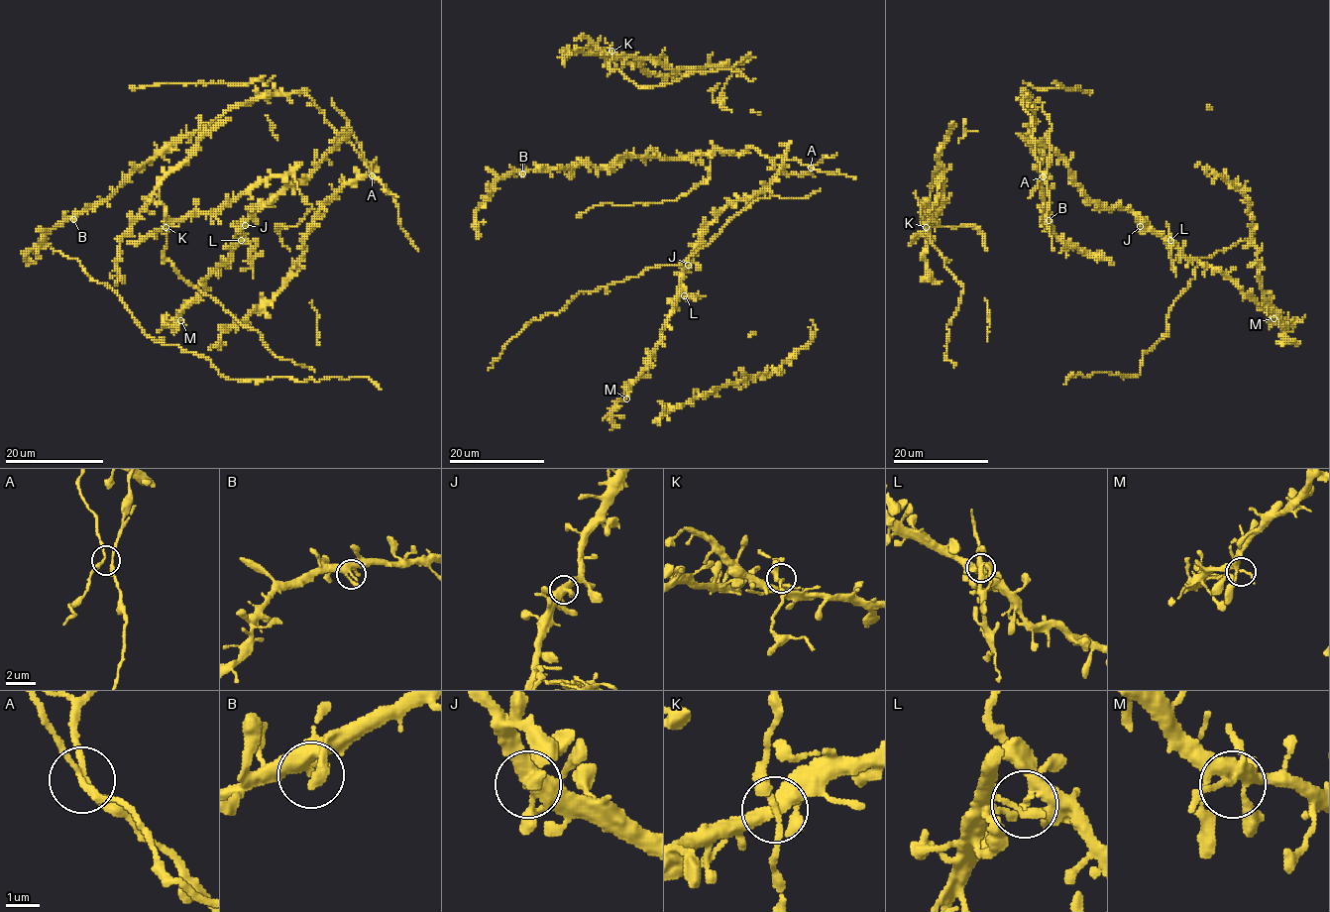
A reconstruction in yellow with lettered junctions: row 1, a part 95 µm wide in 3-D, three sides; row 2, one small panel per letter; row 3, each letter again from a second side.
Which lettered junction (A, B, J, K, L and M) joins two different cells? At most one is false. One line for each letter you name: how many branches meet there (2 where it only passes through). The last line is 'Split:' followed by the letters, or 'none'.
L: Branches: 4
Split: L

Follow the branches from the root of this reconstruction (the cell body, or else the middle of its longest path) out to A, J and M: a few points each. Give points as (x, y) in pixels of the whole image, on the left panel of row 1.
A: (331, 148), (344, 140), (349, 141), (372, 175)
J: (331, 148), (309, 175), (293, 181), (265, 206), (254, 207), (245, 226)
M: (331, 148), (309, 175), (251, 209), (231, 254), (180, 313), (180, 320)

